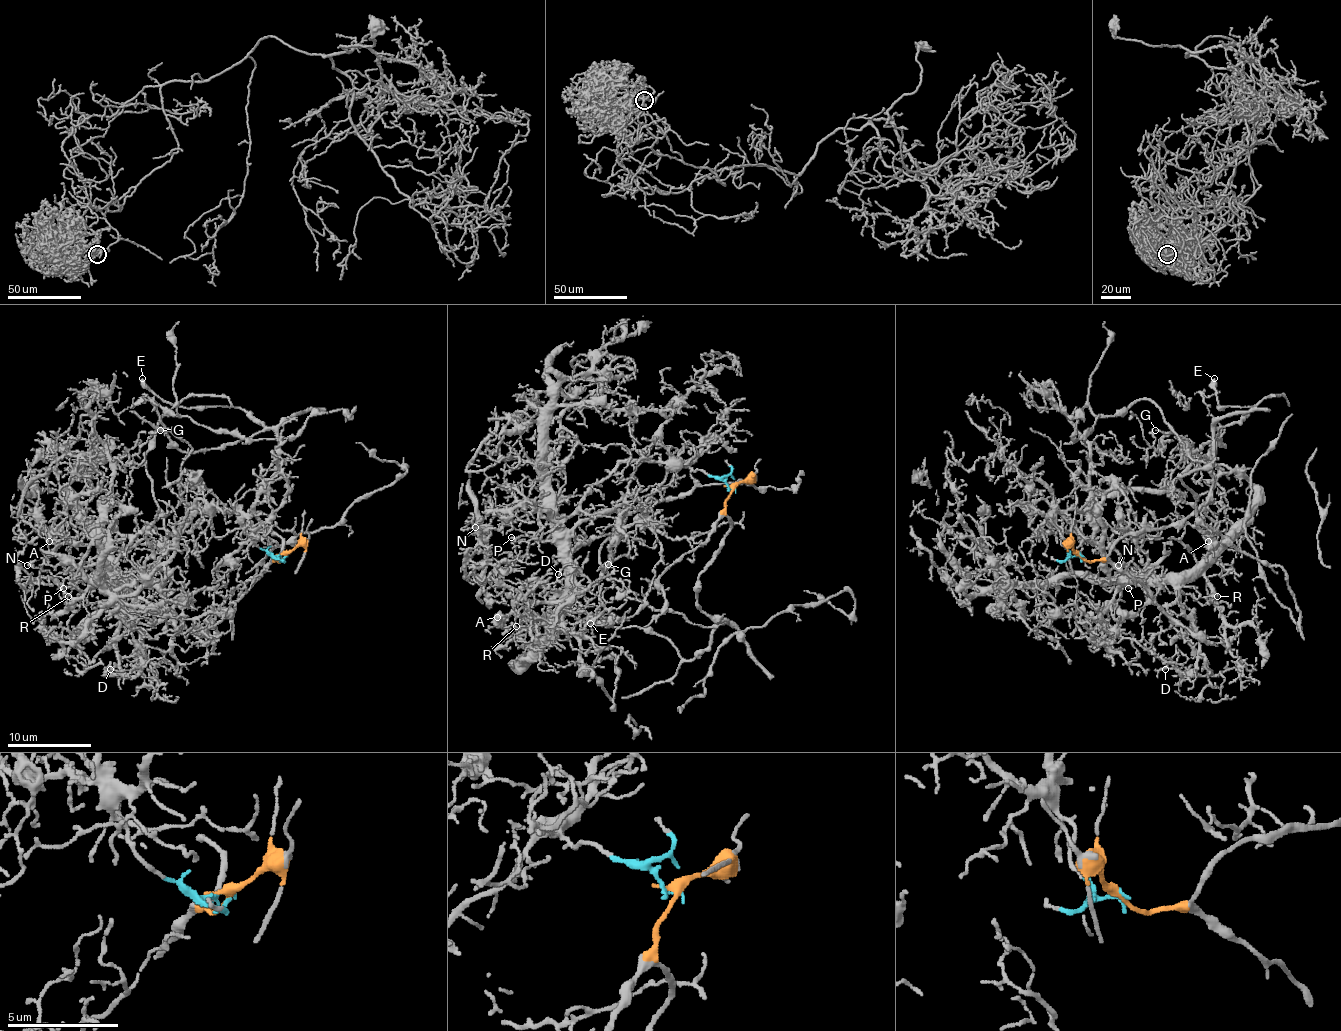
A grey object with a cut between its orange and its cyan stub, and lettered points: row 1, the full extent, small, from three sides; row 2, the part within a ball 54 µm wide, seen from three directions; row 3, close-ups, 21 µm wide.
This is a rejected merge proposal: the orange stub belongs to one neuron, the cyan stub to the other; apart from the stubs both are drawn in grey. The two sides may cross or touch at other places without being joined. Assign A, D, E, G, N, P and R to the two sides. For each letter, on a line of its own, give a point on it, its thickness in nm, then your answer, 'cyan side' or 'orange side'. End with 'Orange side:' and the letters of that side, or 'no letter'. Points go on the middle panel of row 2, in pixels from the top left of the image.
A: place (497, 617); calibre 600 nm; cyan side
D: place (558, 574); calibre 130 nm; cyan side
E: place (590, 623); calibre 440 nm; orange side
G: place (608, 564); calibre 90 nm; cyan side
N: place (475, 527); calibre 140 nm; cyan side
P: place (511, 537); calibre 110 nm; cyan side
R: place (516, 626); calibre 90 nm; cyan side
Orange side: E

